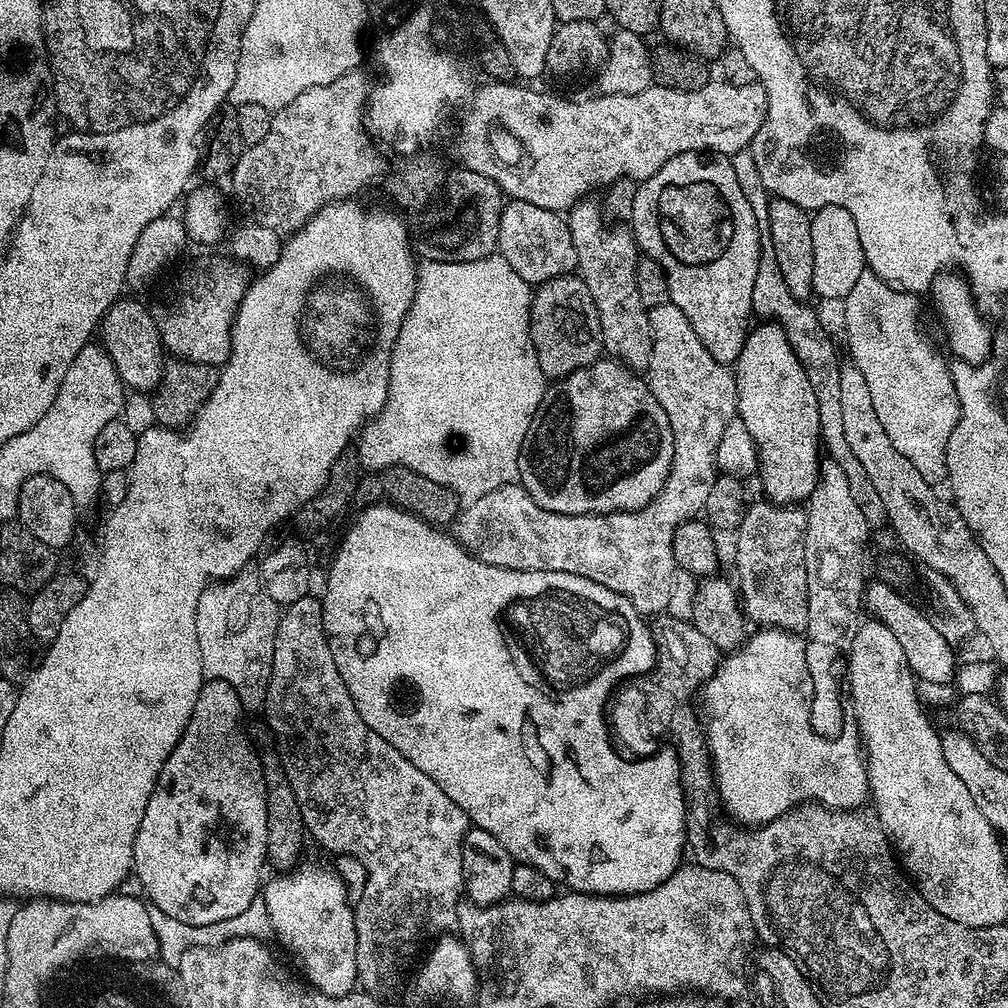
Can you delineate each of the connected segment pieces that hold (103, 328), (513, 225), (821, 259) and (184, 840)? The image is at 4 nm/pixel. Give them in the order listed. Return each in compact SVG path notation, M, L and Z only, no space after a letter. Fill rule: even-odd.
M127 298L115 300L104 312L104 319L100 321L98 340L114 362L121 382L131 391L133 388L136 392L148 394L158 388L166 356L162 351L158 326L154 322L151 311L145 305L143 308L138 301Z
M509 199L508 205L500 208L500 225L498 226L498 254L529 286L539 286L559 276L567 276L577 267L576 252L572 248L572 239L567 219L561 213L551 212L542 206L534 206L534 202L522 202Z
M826 206L812 215L811 242L814 251L814 278L812 286L815 295L824 298L845 299L854 283L866 270L864 244L858 234L857 223L845 207Z
M205 683L198 694L194 714L188 719L180 741L158 774L132 847L134 876L140 879L144 887L143 895L170 918L193 928L226 922L251 909L257 903L262 888L260 871L266 868L264 779L256 750L245 729L236 727L236 710L236 694L227 684Z

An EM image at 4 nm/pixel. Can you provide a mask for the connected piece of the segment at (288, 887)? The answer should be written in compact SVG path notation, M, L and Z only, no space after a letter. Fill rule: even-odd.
M301 863L293 872L285 874L276 874L272 881L265 883L262 888L262 904L269 912L269 919L272 922L275 939L280 939L280 944L296 959L298 967L304 971L304 976L317 989L315 990L322 996L335 996L337 998L350 994L357 987L358 977L356 974L356 914L353 905L348 899L348 888L344 885L344 880L340 877L340 873L333 870L331 867L323 868L320 864Z

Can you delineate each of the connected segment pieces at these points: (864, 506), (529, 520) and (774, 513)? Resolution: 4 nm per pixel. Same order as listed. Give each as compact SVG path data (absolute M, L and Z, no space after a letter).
M764 234L760 238L760 261L758 262L758 278L754 278L754 294L752 295L752 311L761 321L778 325L788 339L788 345L794 350L798 362L806 370L810 378L810 386L814 386L814 398L818 398L818 418L820 419L820 438L825 453L842 466L843 473L849 478L850 493L858 502L869 529L885 527L888 524L886 505L878 490L866 478L866 470L862 470L862 462L854 458L854 450L850 450L850 442L846 442L846 429L842 422L842 389L840 387L841 357L836 357L836 348L828 337L822 321L816 317L811 303L794 298L786 286L786 278L782 278L782 270L778 270L778 258L774 258L774 242L771 236Z
M671 302L666 304L654 304L648 308L648 321L650 322L650 330L652 331L652 353L650 354L650 362L646 369L646 383L654 394L654 398L658 402L658 406L662 406L662 410L666 410L666 418L670 418L670 430L674 434L674 458L672 459L672 472L662 490L646 507L634 512L604 512L601 516L567 516L566 514L558 514L546 510L542 506L538 506L538 502L534 502L534 498L530 498L530 494L519 483L513 482L503 484L500 488L490 490L490 494L482 494L482 498L471 501L467 505L468 508L459 513L454 521L454 539L456 543L461 544L471 556L476 560L486 562L490 566L498 566L499 568L509 568L510 570L522 570L523 572L565 572L566 574L578 574L582 578L590 578L594 582L598 582L602 586L606 586L609 592L617 597L623 598L627 603L636 607L636 611L645 617L652 618L657 614L663 613L664 608L672 600L672 587L676 584L676 576L678 577L678 569L676 567L676 559L674 558L674 550L672 549L672 539L676 533L676 527L685 524L687 520L697 519L692 515L695 512L700 516L696 508L703 512L706 506L706 498L710 498L710 486L714 486L718 475L716 464L716 448L722 438L722 432L726 430L726 426L732 419L736 418L736 376L733 369L724 364L719 364L715 358L706 350L706 346L702 346L702 338L698 338L698 334L694 334L694 326L690 326L690 322L686 318L686 314L682 314L682 310L678 310L678 306L674 306Z
M763 502L764 504L749 503L744 510L744 517L740 523L738 531L735 533L736 539L736 572L740 575L738 579L738 592L742 597L742 607L749 621L757 620L760 626L764 628L778 628L786 632L803 633L808 622L807 612L807 568L806 568L806 553L804 551L804 535L807 530L807 518L805 509L800 506L791 504L774 504L771 502Z

